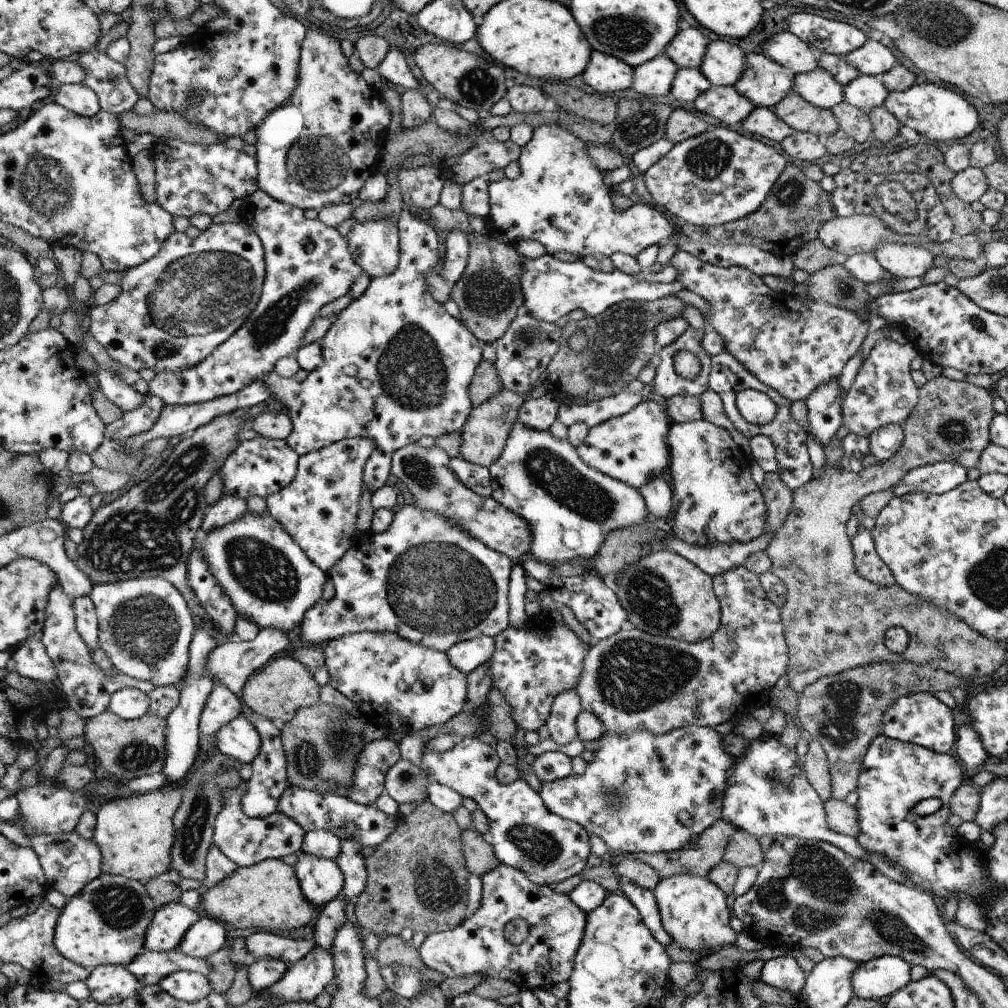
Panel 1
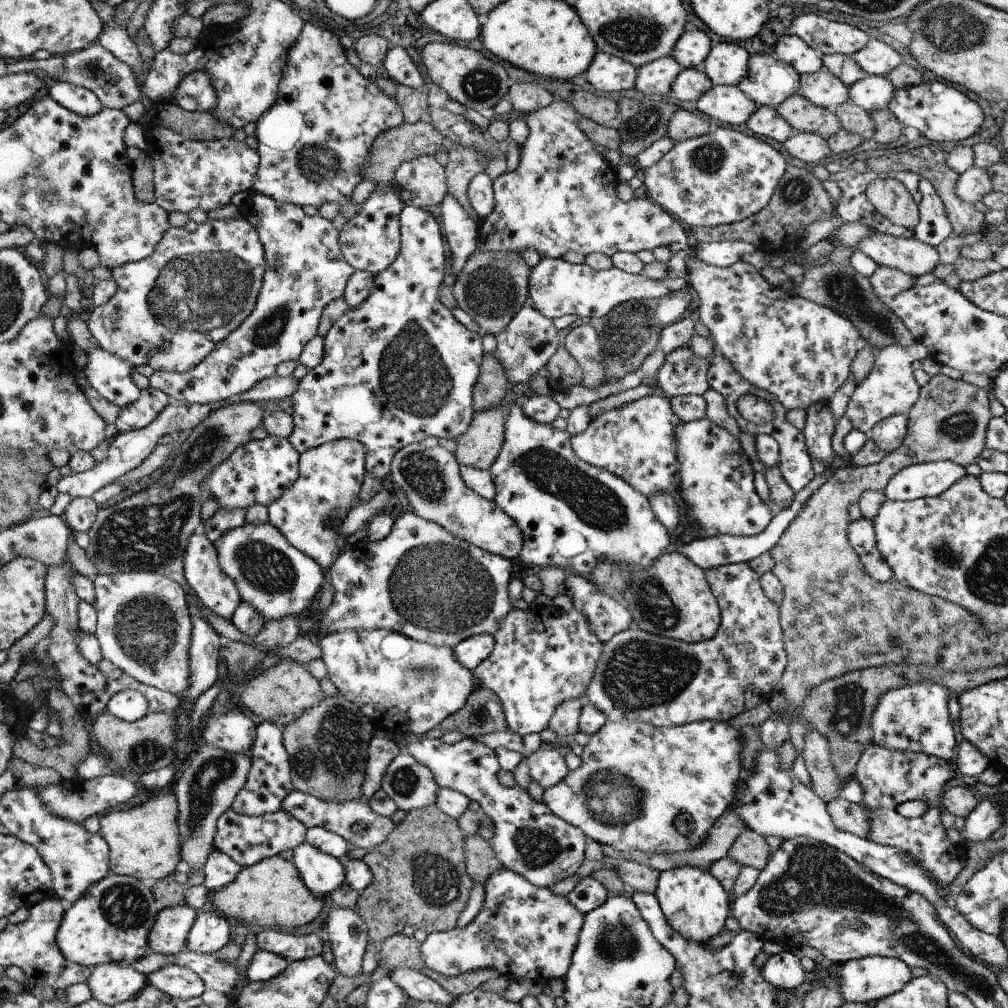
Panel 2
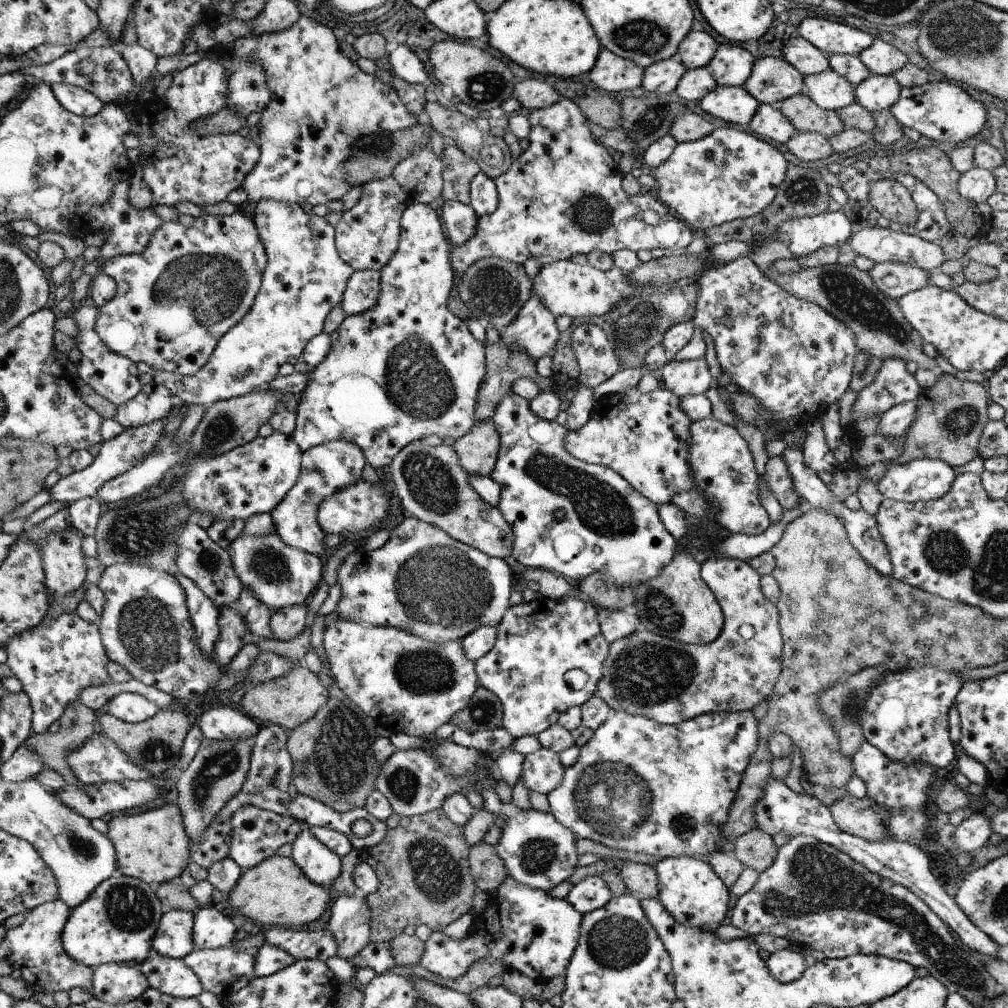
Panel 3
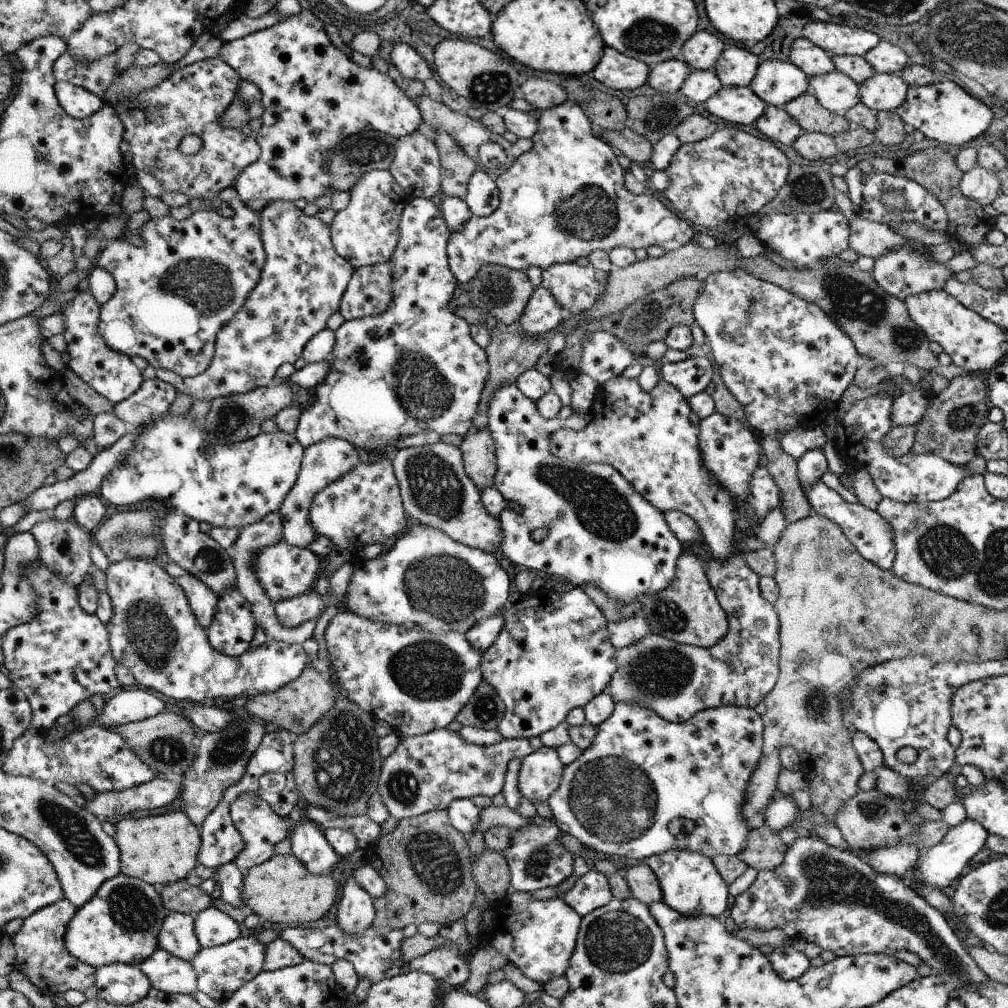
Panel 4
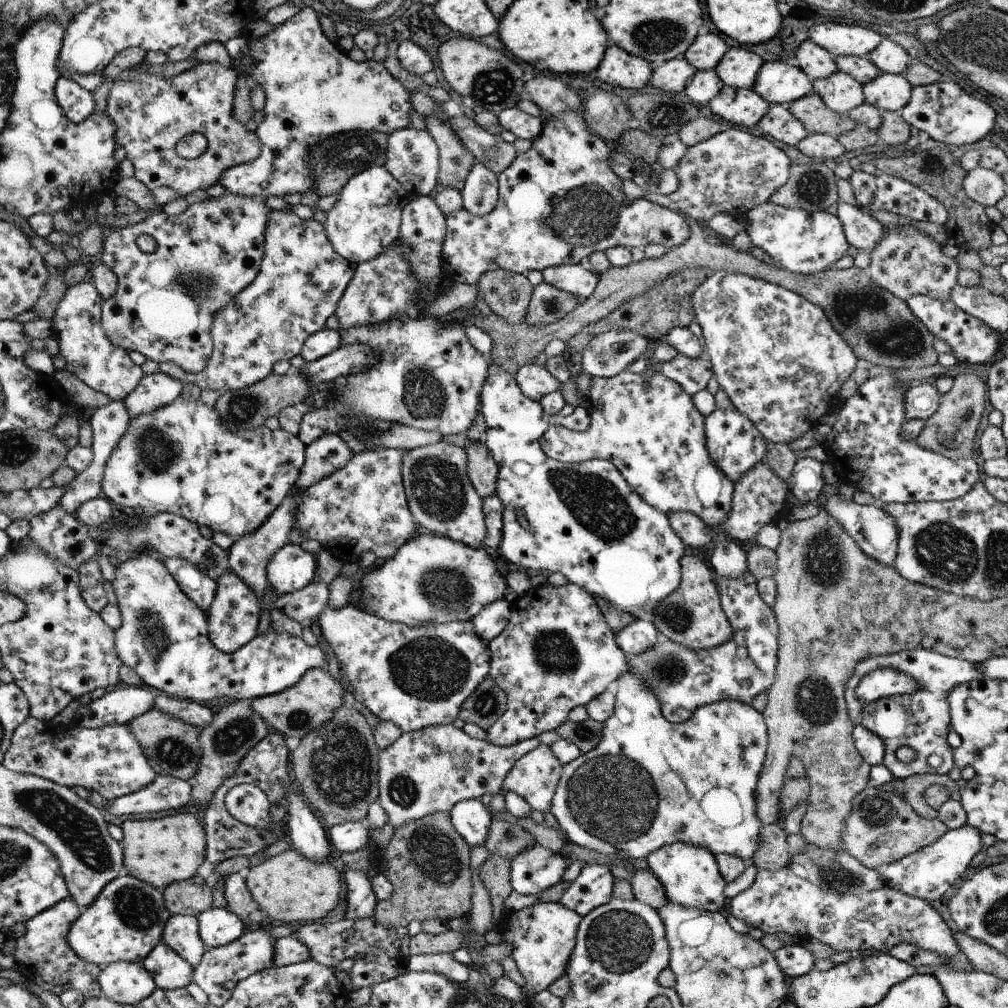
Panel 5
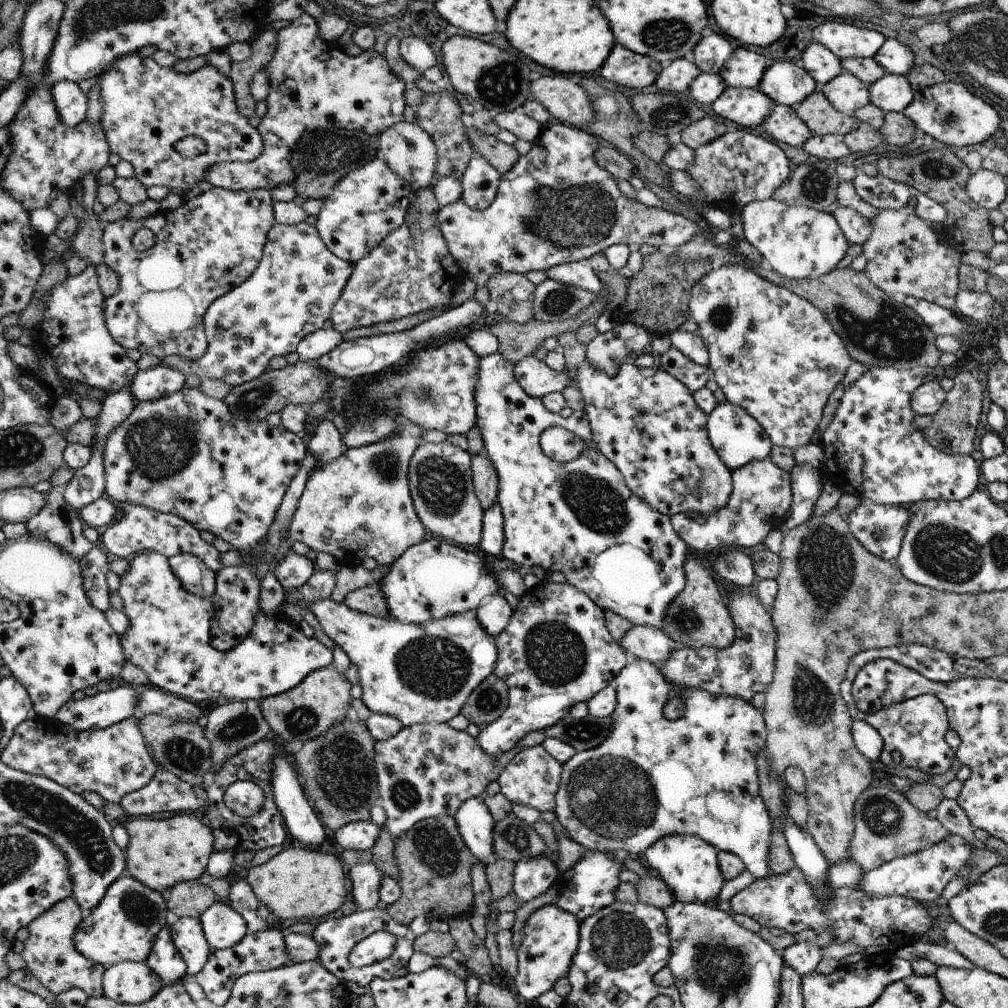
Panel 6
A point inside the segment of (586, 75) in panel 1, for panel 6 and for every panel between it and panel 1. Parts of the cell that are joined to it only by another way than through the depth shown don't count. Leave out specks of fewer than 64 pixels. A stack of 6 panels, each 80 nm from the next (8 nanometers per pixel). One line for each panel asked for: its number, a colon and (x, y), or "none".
2: (608, 73)
3: (613, 73)
4: (616, 70)
5: (619, 68)
6: (629, 69)

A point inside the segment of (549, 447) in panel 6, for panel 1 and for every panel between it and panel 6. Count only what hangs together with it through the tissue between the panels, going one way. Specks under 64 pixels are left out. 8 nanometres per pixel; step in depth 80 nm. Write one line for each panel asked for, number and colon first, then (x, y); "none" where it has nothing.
1: (631, 448)
2: (637, 442)
3: (646, 437)
4: (650, 437)
5: (649, 427)

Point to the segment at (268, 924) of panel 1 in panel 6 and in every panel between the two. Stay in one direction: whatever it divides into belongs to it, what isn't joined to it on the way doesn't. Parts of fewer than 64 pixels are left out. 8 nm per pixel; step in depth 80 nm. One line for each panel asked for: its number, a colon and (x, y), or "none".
2: (270, 893)
3: (276, 892)
4: (281, 890)
5: (288, 887)
6: (299, 883)

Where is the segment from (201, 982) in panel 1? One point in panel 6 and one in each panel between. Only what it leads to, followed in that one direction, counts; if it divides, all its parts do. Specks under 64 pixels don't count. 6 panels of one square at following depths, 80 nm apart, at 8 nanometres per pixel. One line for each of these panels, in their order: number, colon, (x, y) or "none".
2: (178, 982)
3: (174, 977)
4: (167, 973)
5: (171, 971)
6: (165, 960)

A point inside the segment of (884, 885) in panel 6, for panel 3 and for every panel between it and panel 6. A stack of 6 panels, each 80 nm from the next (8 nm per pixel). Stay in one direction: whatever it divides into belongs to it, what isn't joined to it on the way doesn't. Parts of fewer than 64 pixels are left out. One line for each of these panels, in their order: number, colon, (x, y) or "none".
3: (973, 833)
4: (939, 865)
5: (928, 873)

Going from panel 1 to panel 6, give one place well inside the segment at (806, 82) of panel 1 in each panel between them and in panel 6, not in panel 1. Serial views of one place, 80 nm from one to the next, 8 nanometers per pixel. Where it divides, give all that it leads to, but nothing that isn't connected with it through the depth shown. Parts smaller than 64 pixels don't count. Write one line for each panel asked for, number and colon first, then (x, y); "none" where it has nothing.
2: (822, 88)
3: (829, 90)
4: (836, 92)
5: (840, 92)
6: (845, 92)

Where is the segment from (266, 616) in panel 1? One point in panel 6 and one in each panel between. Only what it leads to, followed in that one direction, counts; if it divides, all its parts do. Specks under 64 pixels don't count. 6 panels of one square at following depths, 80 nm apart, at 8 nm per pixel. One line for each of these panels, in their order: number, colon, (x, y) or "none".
2: (272, 575)
3: (279, 575)
4: (284, 571)
5: (290, 569)
6: (294, 570)

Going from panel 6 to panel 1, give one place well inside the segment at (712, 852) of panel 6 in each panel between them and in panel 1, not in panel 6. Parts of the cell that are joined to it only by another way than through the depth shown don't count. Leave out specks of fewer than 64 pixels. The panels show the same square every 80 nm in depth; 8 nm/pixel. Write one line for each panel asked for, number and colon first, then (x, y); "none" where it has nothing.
1: (693, 909)
2: (695, 903)
3: (692, 892)
4: (691, 883)
5: (691, 876)

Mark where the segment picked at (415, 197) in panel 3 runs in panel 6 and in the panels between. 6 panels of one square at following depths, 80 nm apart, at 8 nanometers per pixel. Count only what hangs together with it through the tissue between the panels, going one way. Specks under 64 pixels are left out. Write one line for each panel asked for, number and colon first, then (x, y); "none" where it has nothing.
4: (416, 166)
5: (412, 156)
6: (407, 148)

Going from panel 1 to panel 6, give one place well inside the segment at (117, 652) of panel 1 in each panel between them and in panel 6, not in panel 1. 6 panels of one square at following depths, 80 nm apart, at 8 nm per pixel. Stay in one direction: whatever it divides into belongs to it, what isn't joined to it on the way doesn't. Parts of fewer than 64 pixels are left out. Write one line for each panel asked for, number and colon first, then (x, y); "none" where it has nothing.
2: (144, 626)
3: (145, 623)
4: (153, 631)
5: (163, 636)
6: (169, 636)

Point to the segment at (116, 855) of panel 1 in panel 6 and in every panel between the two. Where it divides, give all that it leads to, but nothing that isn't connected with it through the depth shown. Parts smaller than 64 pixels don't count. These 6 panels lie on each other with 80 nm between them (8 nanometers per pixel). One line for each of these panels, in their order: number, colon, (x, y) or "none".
2: (144, 841)
3: (153, 846)
4: (160, 849)
5: (162, 851)
6: (161, 853)

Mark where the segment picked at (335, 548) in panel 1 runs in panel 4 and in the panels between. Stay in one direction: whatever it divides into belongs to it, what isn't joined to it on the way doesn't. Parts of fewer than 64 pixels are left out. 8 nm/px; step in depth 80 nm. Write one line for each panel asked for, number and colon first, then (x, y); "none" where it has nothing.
2: (327, 488)
3: (327, 469)
4: (324, 463)

